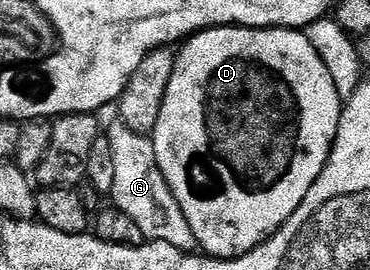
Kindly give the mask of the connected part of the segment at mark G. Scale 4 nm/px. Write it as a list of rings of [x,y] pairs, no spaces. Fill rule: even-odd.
[[[117,123],[111,129],[109,142],[116,167],[116,185],[113,192],[114,208],[125,211],[141,227],[144,238],[169,243],[182,253],[195,253],[199,240],[189,227],[189,219],[181,211],[161,167],[157,163],[155,142],[150,136],[138,133],[124,123]]]

